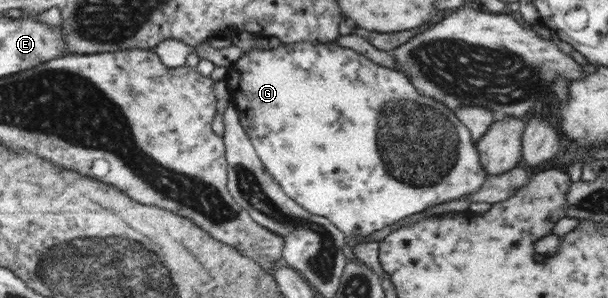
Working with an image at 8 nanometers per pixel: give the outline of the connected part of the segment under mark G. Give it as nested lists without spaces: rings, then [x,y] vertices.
[[[335,41],[253,49],[228,68],[225,82],[267,171],[289,198],[328,218],[346,237],[365,237],[414,213],[464,198],[485,181],[467,127],[445,103],[421,95],[408,75],[381,67]]]

